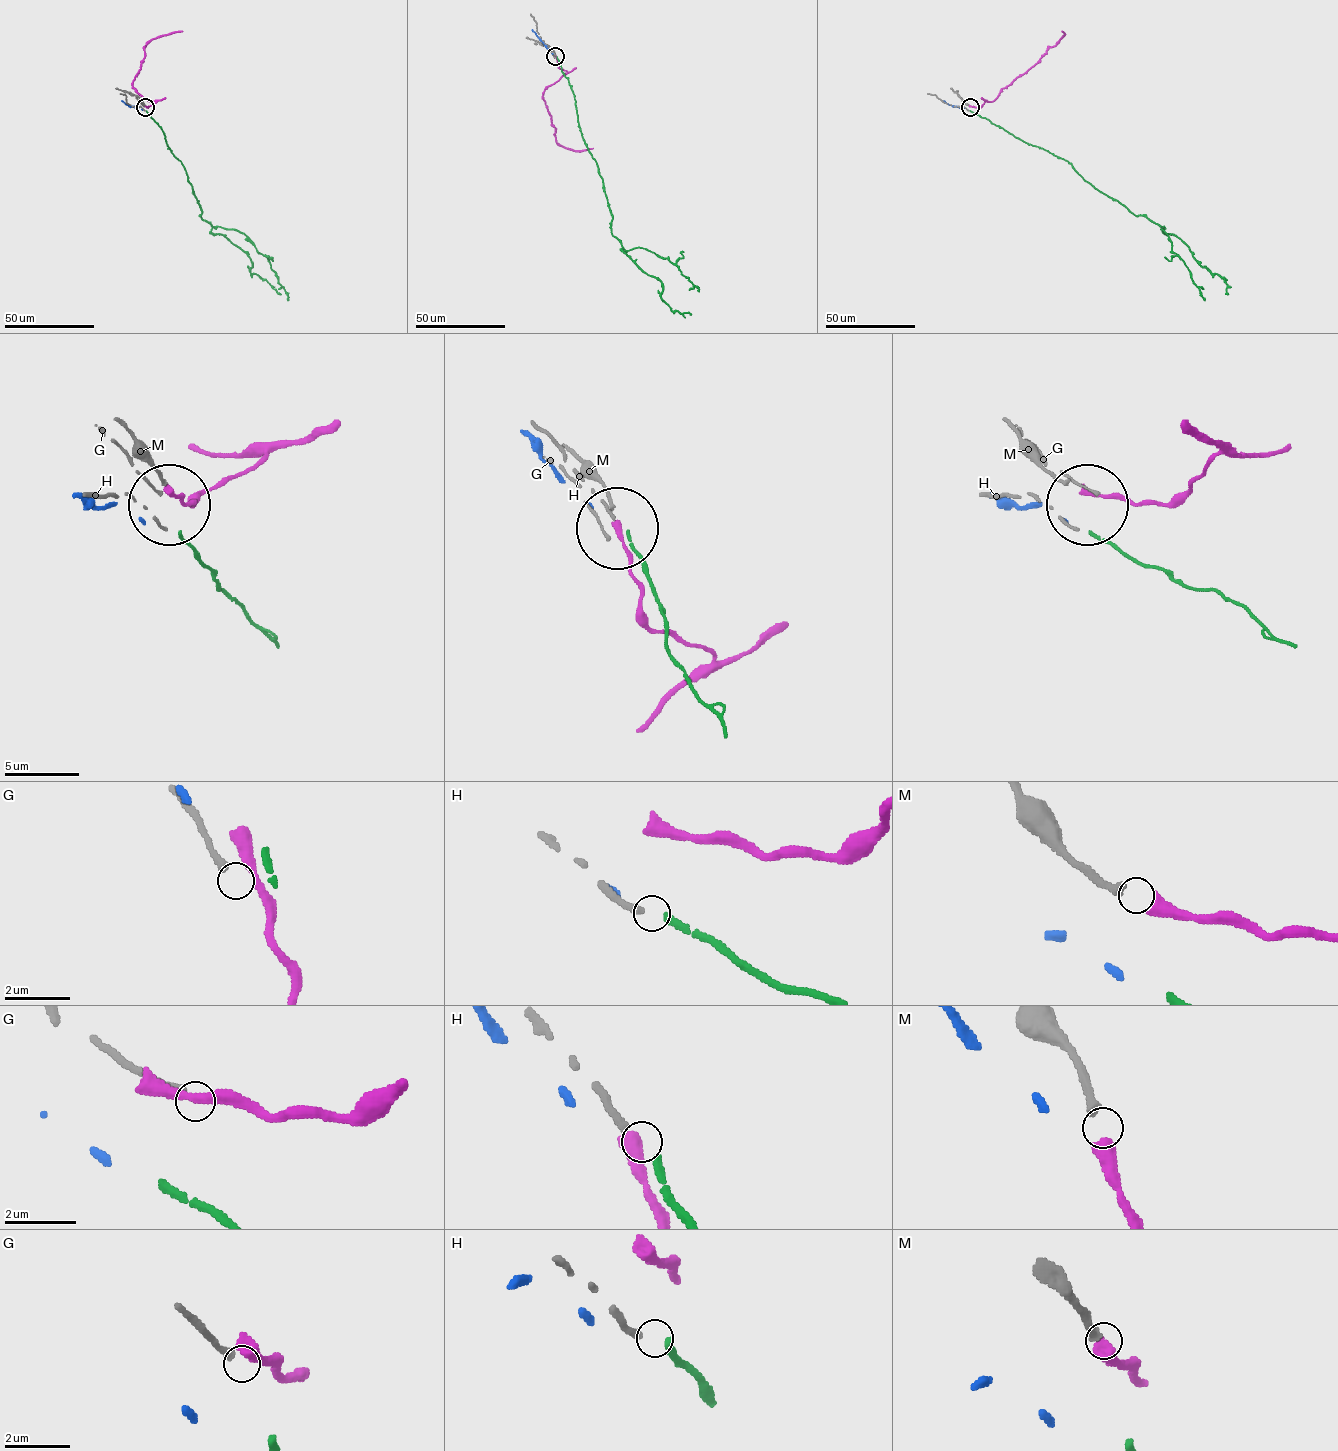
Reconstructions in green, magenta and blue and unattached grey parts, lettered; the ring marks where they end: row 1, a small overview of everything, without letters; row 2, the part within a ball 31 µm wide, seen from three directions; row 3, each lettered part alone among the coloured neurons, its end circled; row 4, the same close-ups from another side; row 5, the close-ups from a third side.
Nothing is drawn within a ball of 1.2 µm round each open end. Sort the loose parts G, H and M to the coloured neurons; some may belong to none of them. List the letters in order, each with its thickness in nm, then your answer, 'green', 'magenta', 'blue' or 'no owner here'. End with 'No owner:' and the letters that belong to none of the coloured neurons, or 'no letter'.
G: calibre 240 nm; no owner here
H: calibre 200 nm; green
M: calibre 240 nm; magenta
No owner: G

